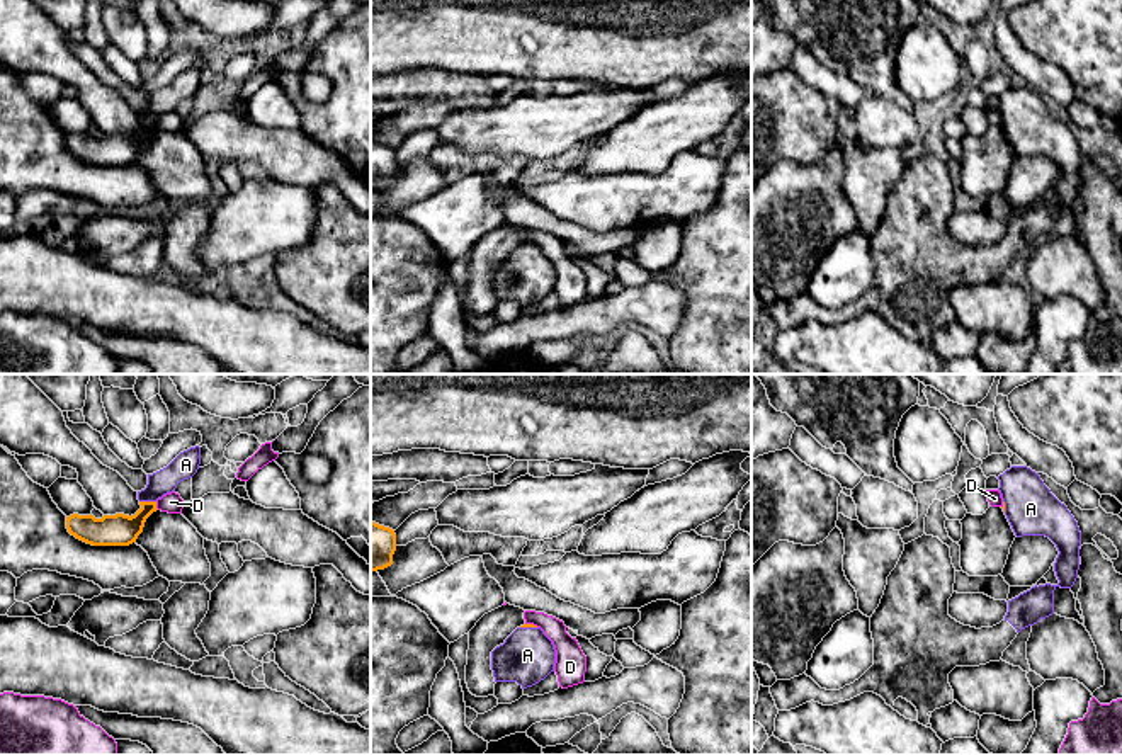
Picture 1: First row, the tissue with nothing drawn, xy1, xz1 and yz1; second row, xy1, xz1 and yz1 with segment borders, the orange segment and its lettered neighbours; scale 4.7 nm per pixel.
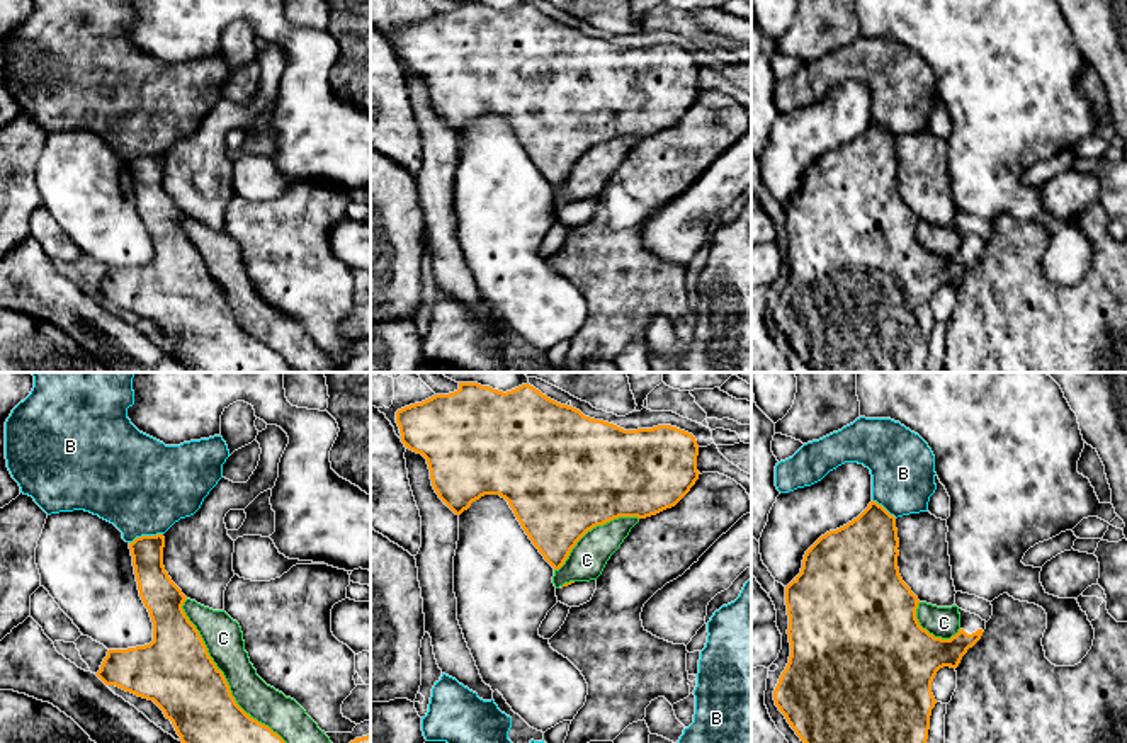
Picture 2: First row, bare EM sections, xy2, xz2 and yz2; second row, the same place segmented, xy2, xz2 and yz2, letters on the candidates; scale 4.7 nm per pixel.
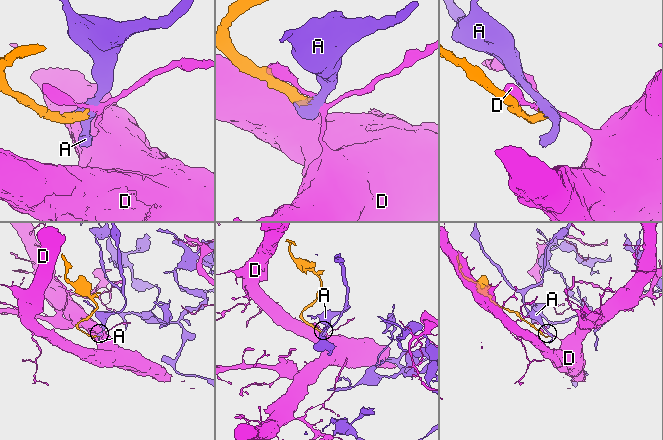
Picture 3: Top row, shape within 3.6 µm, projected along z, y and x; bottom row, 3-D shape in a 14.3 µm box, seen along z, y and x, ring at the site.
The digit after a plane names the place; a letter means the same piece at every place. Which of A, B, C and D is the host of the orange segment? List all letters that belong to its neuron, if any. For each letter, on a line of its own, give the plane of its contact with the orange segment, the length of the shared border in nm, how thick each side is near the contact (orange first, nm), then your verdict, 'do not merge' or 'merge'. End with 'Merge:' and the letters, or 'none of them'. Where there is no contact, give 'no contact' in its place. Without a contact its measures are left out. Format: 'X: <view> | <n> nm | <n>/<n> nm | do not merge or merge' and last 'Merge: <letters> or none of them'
A: xy1 | 80 nm | 150/120 nm | merge
B: xy2 | 170 nm | 160/460 nm | do not merge
C: xy2 | 850 nm | 360/190 nm | do not merge
D: xy1 | 40 nm | 150/90 nm | do not merge
Merge: A

